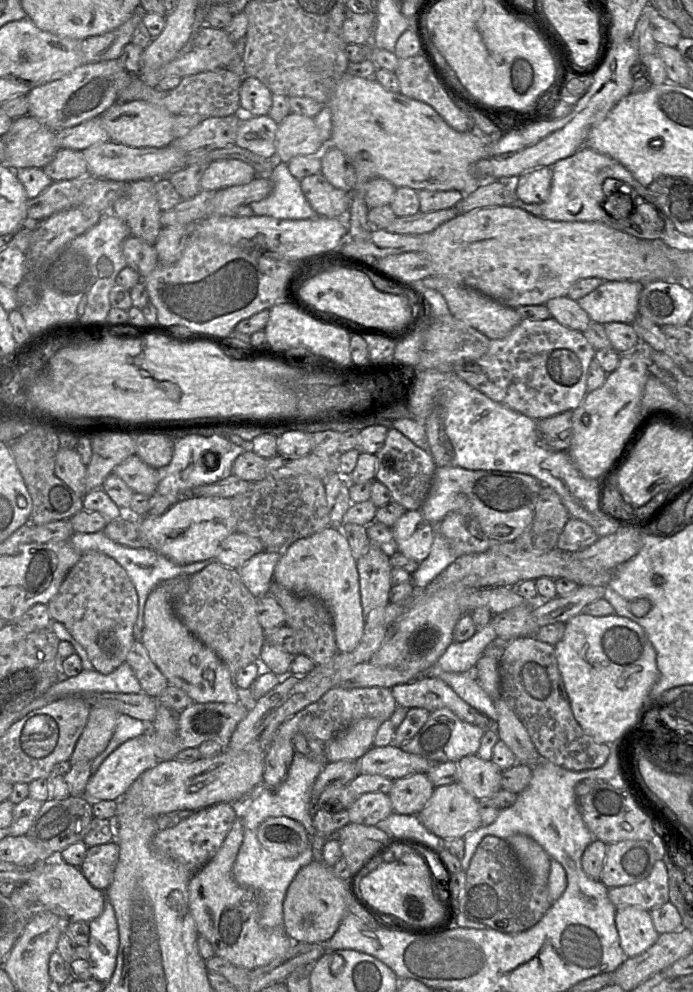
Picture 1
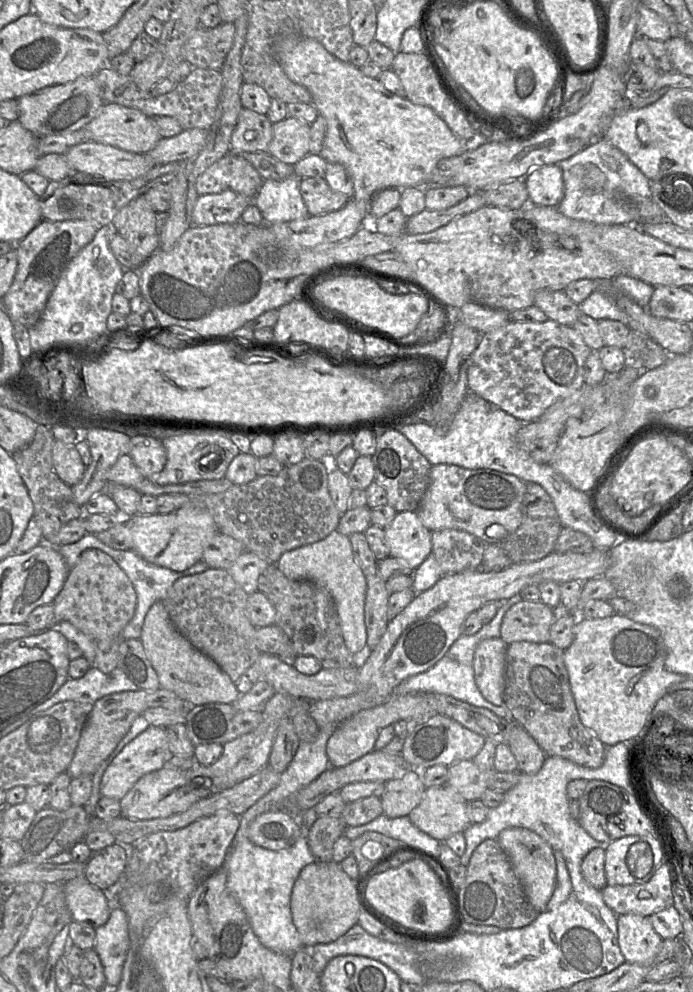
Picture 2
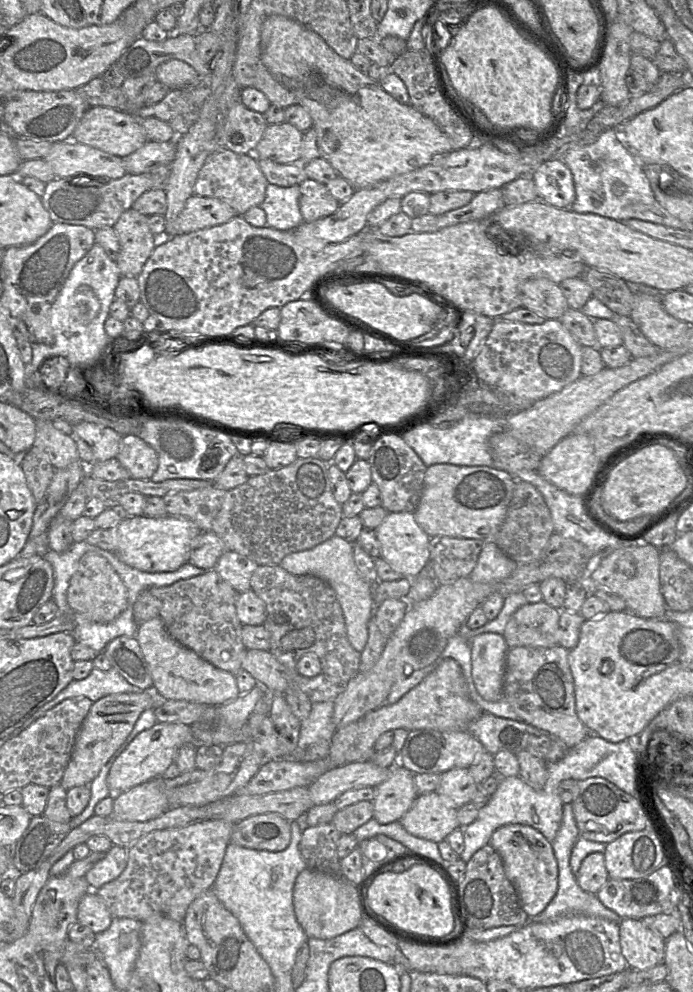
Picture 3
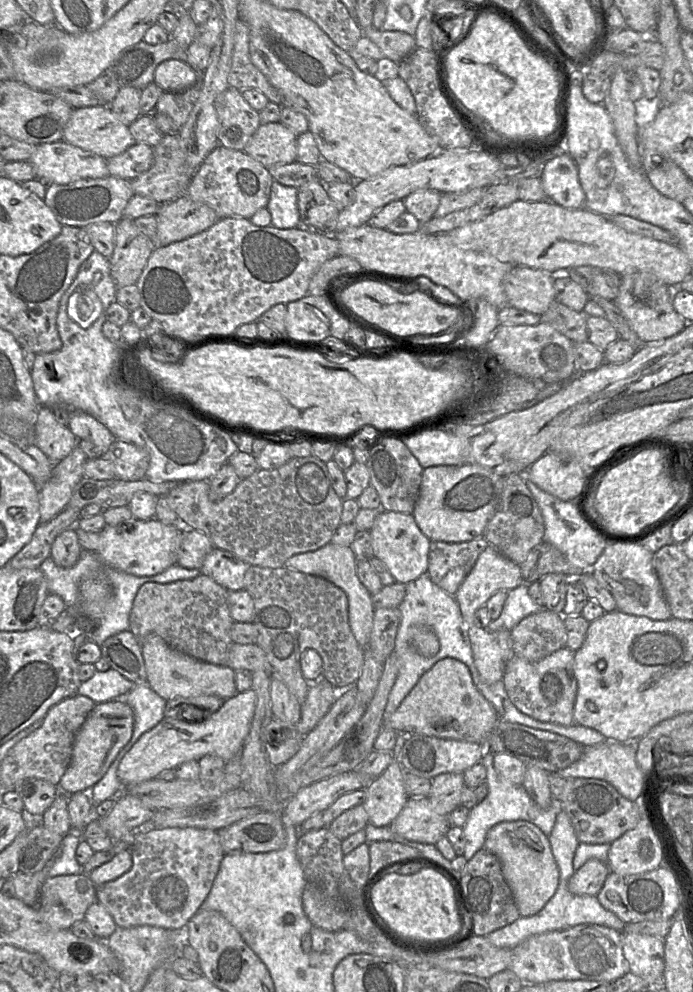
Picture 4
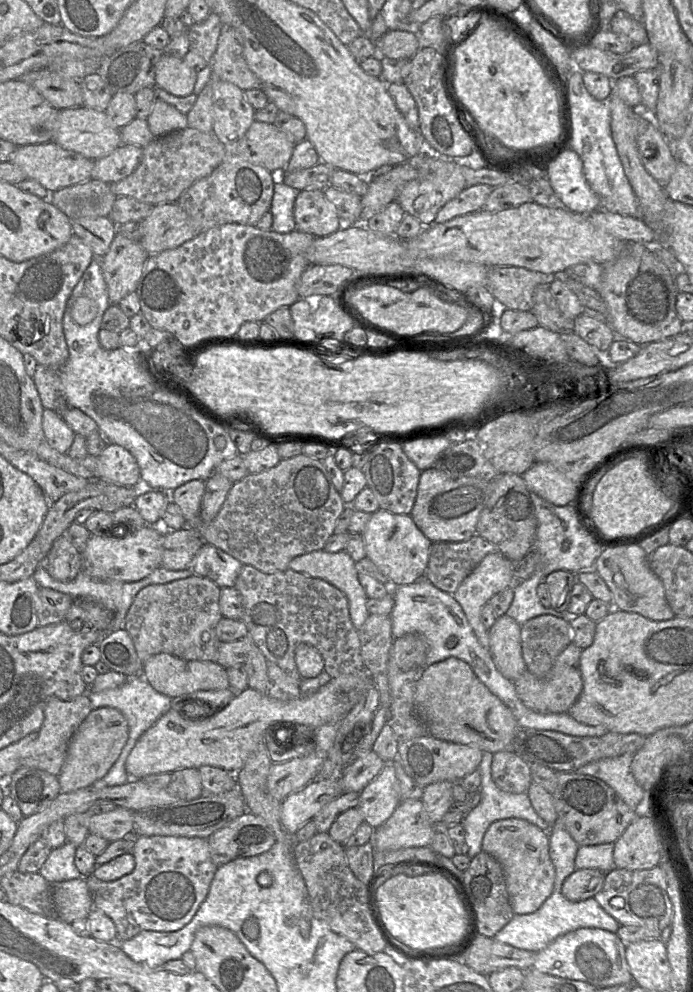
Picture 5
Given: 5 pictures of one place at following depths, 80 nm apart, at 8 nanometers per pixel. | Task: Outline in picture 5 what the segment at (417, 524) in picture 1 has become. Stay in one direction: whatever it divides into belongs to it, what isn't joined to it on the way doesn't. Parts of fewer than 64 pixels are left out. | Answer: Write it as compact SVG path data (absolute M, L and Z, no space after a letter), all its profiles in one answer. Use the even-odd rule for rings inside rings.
M378 509L372 514L362 536L366 557L390 580L391 587L411 584L424 577L432 542L420 531L410 515Z

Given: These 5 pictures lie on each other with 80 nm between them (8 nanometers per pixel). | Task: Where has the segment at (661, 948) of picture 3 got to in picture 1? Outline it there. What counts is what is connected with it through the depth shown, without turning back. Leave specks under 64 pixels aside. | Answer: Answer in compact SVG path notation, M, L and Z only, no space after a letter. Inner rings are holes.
M621 906L616 909L615 924L620 946L627 957L637 956L658 939L650 911L637 906Z

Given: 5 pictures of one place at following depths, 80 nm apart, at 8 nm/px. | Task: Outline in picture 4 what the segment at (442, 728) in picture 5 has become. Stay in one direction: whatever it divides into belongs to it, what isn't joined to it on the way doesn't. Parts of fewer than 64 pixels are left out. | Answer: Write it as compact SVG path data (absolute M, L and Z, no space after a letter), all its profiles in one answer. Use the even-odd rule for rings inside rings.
M448 657L424 673L405 696L399 707L386 720L383 728L398 733L421 734L444 739L475 742L485 746L500 717L492 704L474 685L469 668Z

